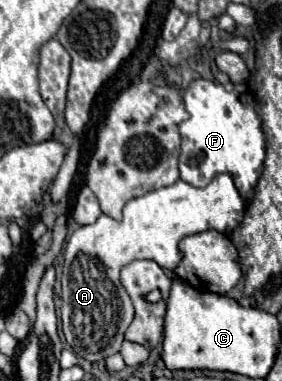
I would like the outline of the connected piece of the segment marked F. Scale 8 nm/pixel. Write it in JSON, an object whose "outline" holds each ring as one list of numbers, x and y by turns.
{"outline":[[194,79,182,93,184,99,184,109,188,111,188,119,178,125,182,143,180,143,180,179,194,185,194,187,206,187,214,175,228,173,234,177,236,187,242,191,244,199,250,201,254,195,254,187,262,175,262,163,264,163,264,153,266,153,266,143,264,143,264,133,260,125,260,117,254,111,254,97,250,95,248,87,242,85,216,85,216,81,210,79]]}

